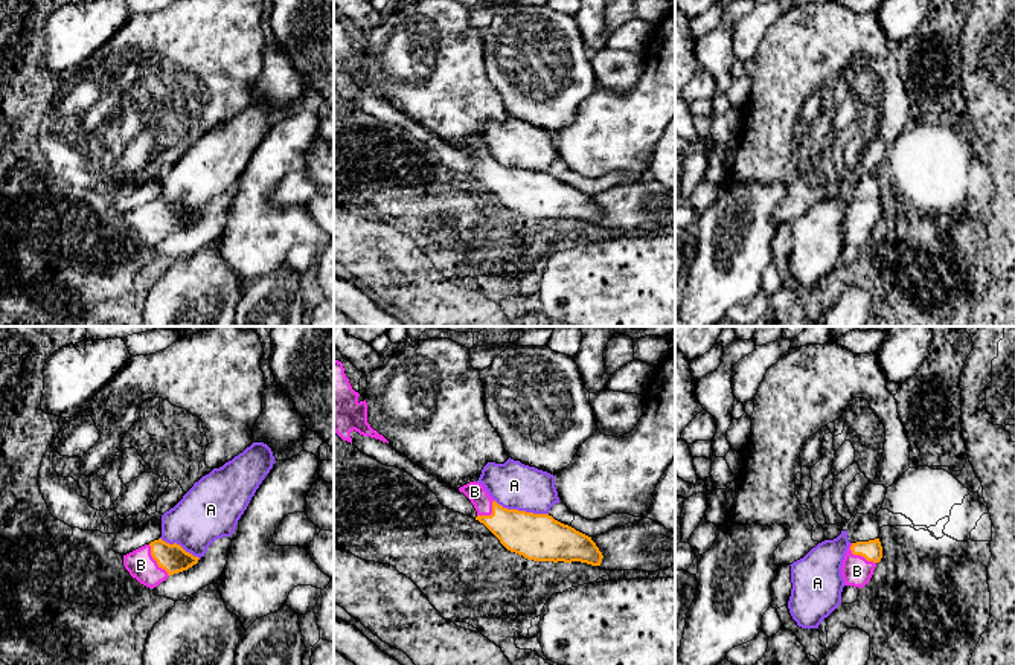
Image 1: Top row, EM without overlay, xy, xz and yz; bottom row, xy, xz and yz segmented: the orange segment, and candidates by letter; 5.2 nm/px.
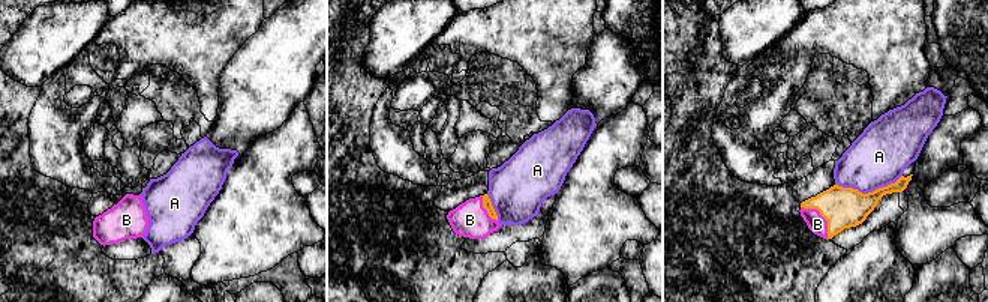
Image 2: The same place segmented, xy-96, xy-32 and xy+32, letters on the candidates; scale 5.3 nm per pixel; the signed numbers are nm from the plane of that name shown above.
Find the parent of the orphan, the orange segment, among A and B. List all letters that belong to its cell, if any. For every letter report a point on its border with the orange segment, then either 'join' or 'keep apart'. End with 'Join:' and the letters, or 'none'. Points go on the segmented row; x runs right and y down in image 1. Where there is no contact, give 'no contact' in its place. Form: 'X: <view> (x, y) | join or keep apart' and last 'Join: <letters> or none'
A: xz (521, 511) | keep apart
B: xy (154, 558) | join
Join: B

